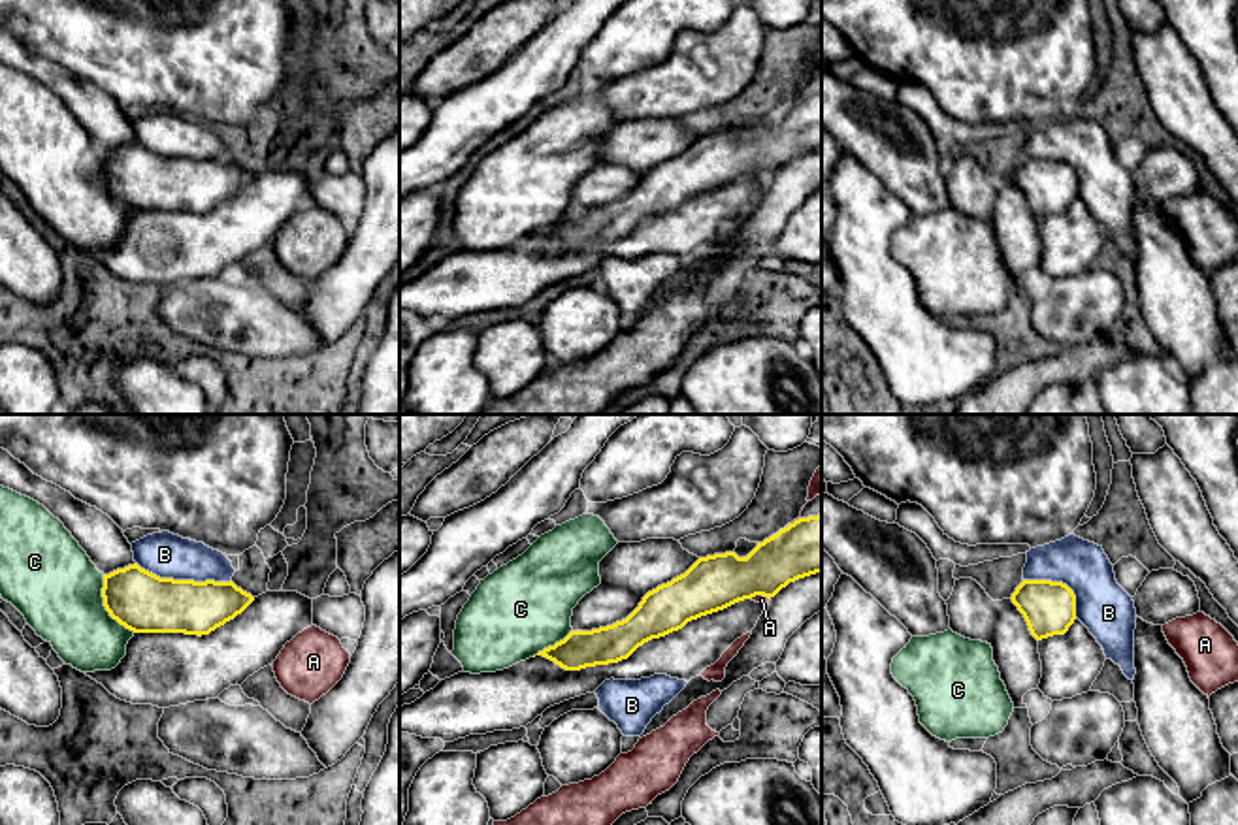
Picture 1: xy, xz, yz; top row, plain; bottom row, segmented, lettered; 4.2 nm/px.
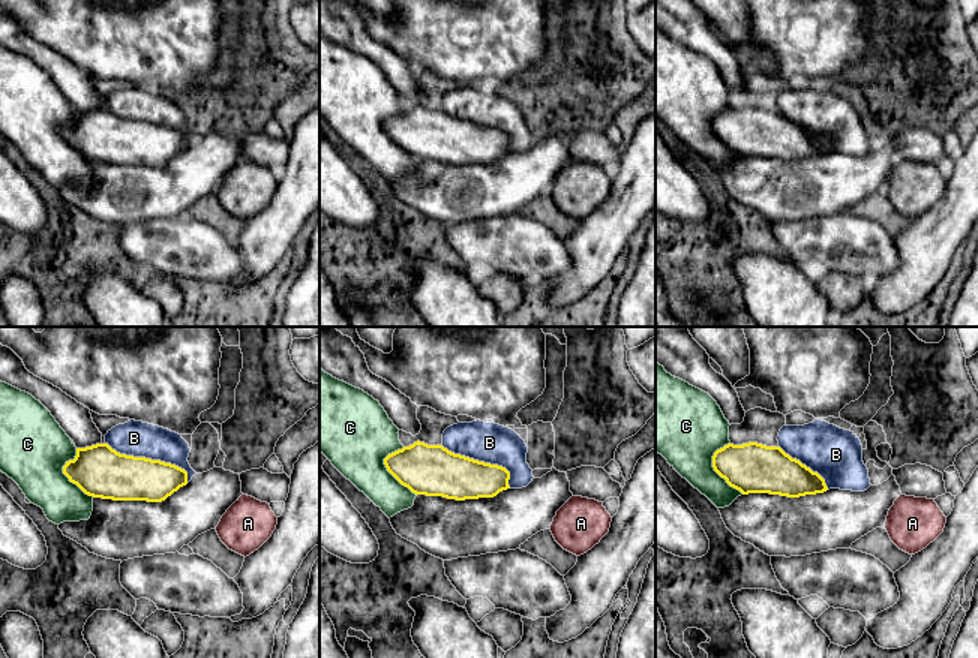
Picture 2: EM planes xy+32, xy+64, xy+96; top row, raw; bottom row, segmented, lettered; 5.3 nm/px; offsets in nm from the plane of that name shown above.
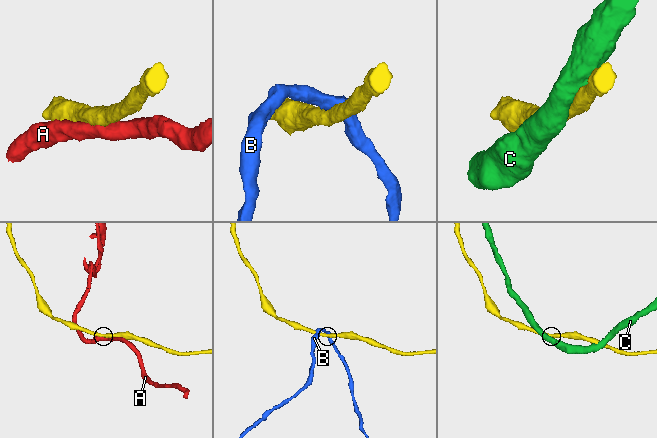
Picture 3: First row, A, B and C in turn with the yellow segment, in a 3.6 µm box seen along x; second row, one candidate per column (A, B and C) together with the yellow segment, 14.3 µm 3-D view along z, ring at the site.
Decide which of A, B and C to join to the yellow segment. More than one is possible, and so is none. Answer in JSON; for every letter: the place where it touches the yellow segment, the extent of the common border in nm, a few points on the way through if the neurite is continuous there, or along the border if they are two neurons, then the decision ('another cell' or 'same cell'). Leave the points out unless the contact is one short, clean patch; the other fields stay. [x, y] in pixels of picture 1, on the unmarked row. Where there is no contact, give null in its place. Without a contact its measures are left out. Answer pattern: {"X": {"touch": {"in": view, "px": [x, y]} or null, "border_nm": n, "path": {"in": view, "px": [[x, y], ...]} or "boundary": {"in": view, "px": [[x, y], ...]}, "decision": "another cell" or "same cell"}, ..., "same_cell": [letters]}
{"A": {"touch": {"in": "xz", "px": [760, 172]}, "border_nm": 90, "decision": "another cell"}, "B": {"touch": {"in": "xy", "px": [183, 159]}, "border_nm": 420, "decision": "another cell"}, "C": {"touch": {"in": "xy", "px": [104, 183]}, "border_nm": 280, "decision": "another cell"}, "same_cell": []}

